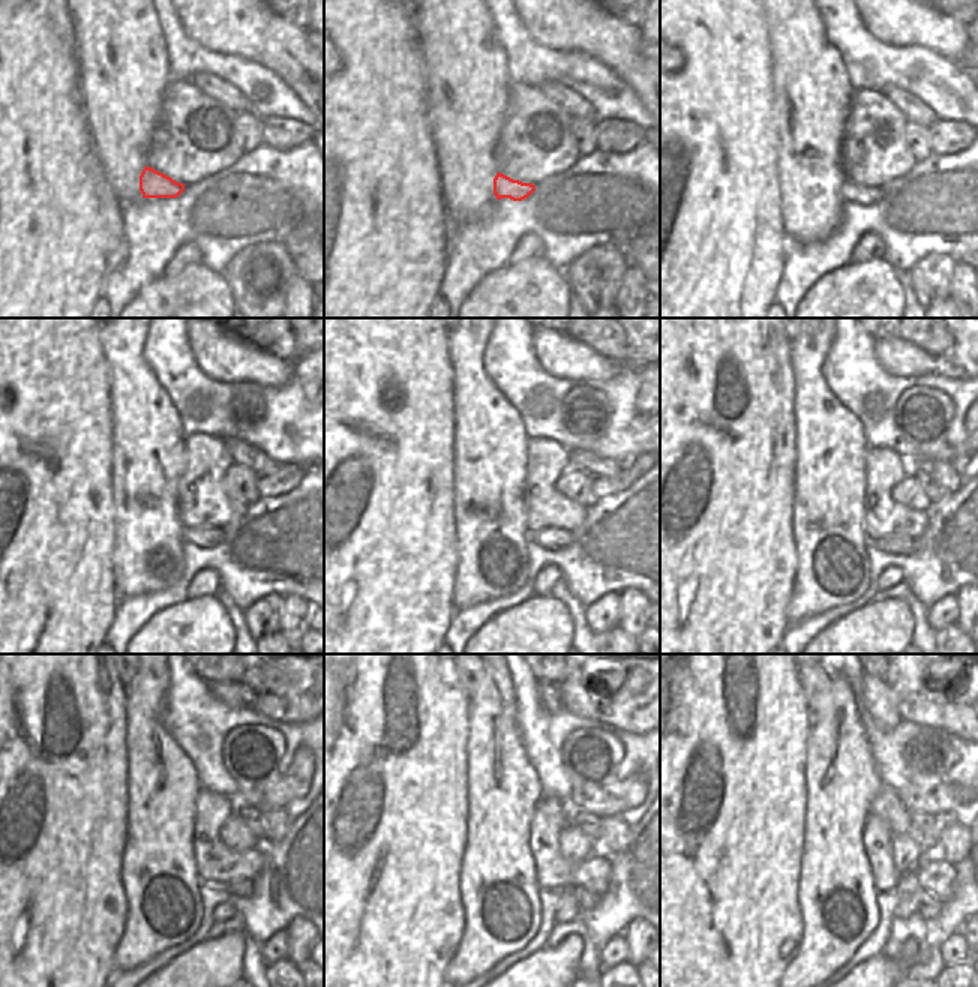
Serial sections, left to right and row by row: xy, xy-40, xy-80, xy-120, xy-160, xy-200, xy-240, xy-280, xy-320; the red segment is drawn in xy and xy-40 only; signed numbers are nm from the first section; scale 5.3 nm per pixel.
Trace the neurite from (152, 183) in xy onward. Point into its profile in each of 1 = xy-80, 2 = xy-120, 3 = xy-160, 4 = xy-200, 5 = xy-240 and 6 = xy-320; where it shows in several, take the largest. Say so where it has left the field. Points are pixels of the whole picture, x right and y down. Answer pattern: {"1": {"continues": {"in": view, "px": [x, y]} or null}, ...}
{"1": {"continues": {"in": "xy-80", "px": [864, 195]}}, "2": {"continues": {"in": "xy-120", "px": [206, 537]}}, "3": {"continues": {"in": "xy-160", "px": [548, 537]}}, "4": {"continues": {"in": "xy-200", "px": [896, 545]}}, "5": {"continues": {"in": "xy-240", "px": [239, 888]}}, "6": {"continues": {"in": "xy-320", "px": [929, 906]}}}

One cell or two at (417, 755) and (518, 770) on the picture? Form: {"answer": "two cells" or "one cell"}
{"answer": "two cells"}

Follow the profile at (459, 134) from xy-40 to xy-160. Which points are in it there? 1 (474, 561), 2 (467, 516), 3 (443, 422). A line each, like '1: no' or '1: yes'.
1: yes
2: yes
3: no

